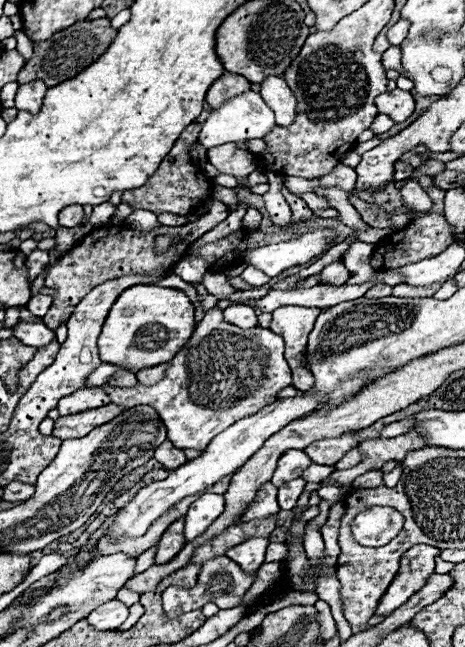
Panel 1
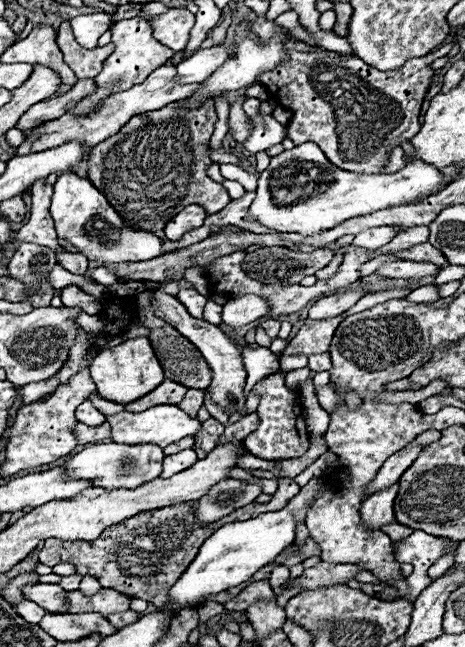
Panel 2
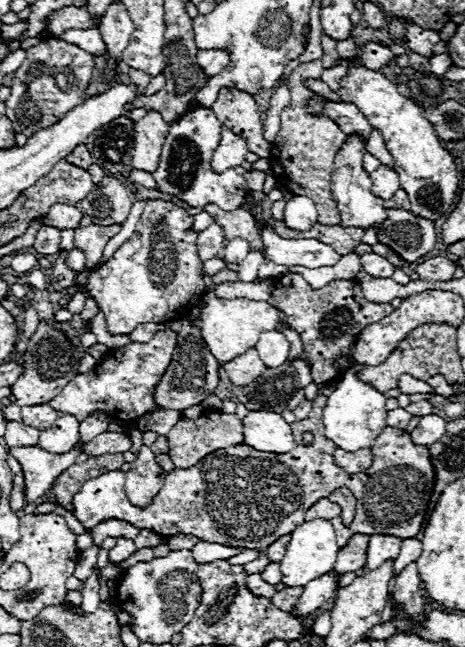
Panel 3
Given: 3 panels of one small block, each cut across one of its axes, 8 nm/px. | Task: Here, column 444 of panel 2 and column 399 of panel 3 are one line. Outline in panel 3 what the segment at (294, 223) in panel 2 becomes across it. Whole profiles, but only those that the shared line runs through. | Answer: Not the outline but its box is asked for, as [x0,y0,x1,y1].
[370,164,400,200]

